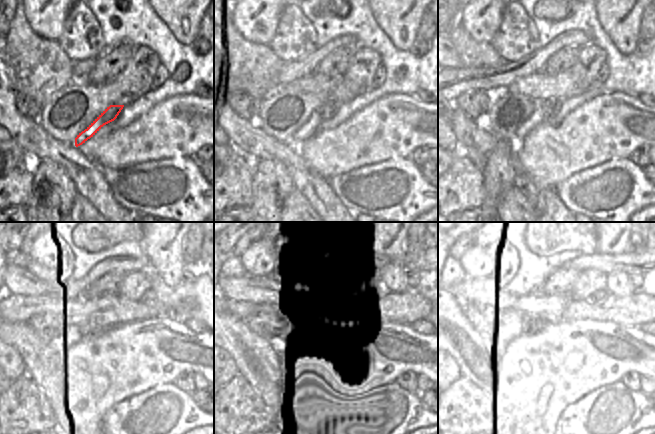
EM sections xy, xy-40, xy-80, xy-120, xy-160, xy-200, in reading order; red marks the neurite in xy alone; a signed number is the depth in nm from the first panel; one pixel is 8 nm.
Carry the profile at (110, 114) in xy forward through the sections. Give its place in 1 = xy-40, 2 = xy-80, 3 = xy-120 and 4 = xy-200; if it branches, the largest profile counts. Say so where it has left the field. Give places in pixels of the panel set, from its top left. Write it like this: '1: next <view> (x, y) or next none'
1: next xy-40 (328, 110)
2: next xy-80 (547, 109)
3: next xy-120 (102, 329)
4: next xy-200 (531, 325)

